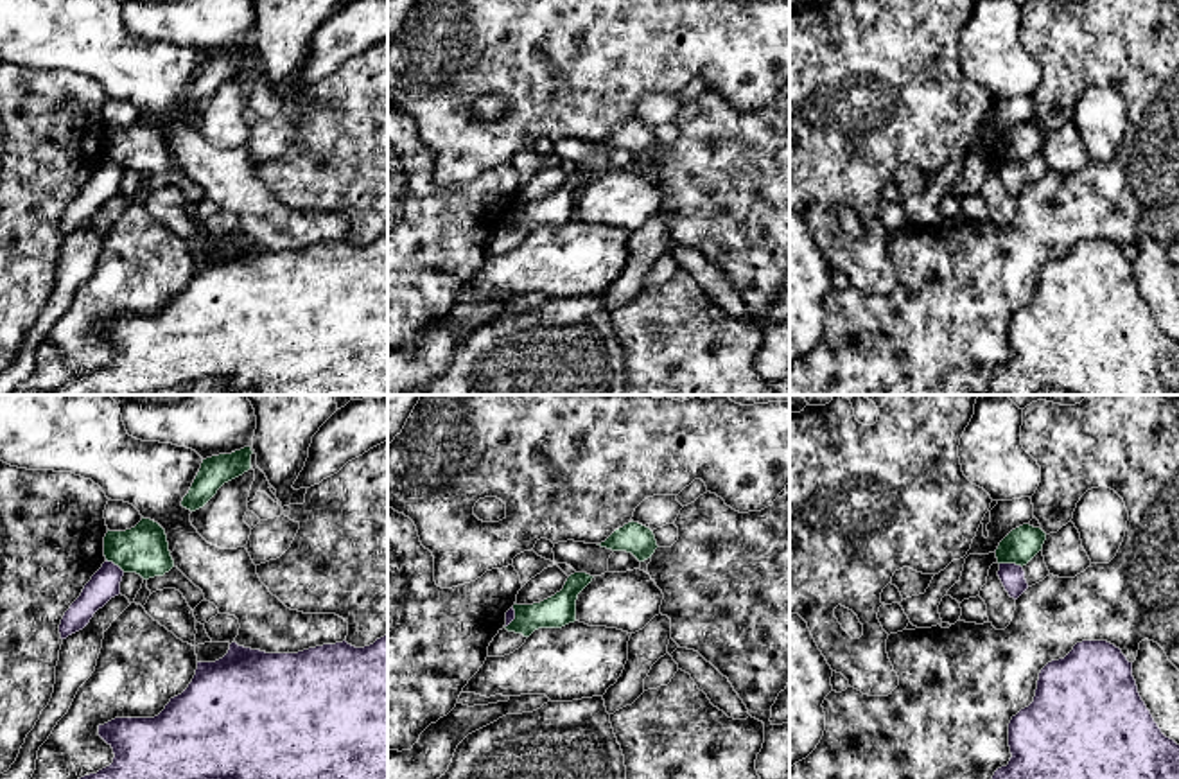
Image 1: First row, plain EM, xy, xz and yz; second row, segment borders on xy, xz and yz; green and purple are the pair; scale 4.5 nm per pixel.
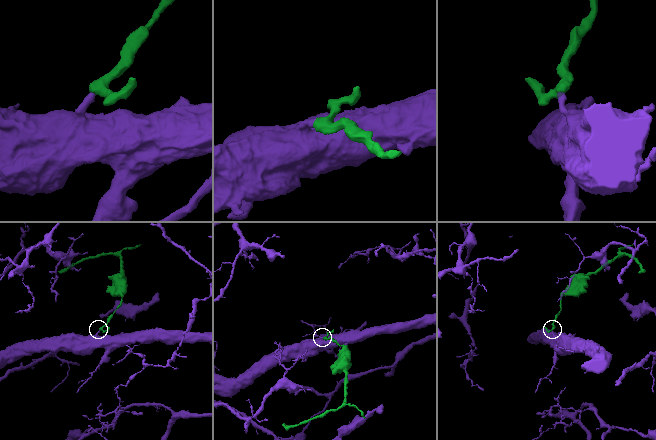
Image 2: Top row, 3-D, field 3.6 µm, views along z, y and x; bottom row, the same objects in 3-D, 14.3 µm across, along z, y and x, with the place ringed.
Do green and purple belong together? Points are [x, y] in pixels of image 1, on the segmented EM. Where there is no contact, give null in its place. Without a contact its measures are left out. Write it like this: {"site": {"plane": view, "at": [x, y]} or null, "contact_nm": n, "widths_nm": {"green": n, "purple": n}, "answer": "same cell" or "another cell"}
{"site": {"plane": "yz", "at": [1011, 562]}, "contact_nm": 110, "widths_nm": {"green": 160, "purple": 110}, "answer": "another cell"}

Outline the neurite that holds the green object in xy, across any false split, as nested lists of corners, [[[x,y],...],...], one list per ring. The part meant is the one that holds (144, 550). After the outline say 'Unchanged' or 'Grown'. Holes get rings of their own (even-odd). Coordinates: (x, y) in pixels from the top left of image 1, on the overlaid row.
[[[144,517],[131,530],[108,530],[104,537],[104,556],[124,573],[136,573],[144,580],[163,576],[174,567],[165,530]]]. Unchanged

